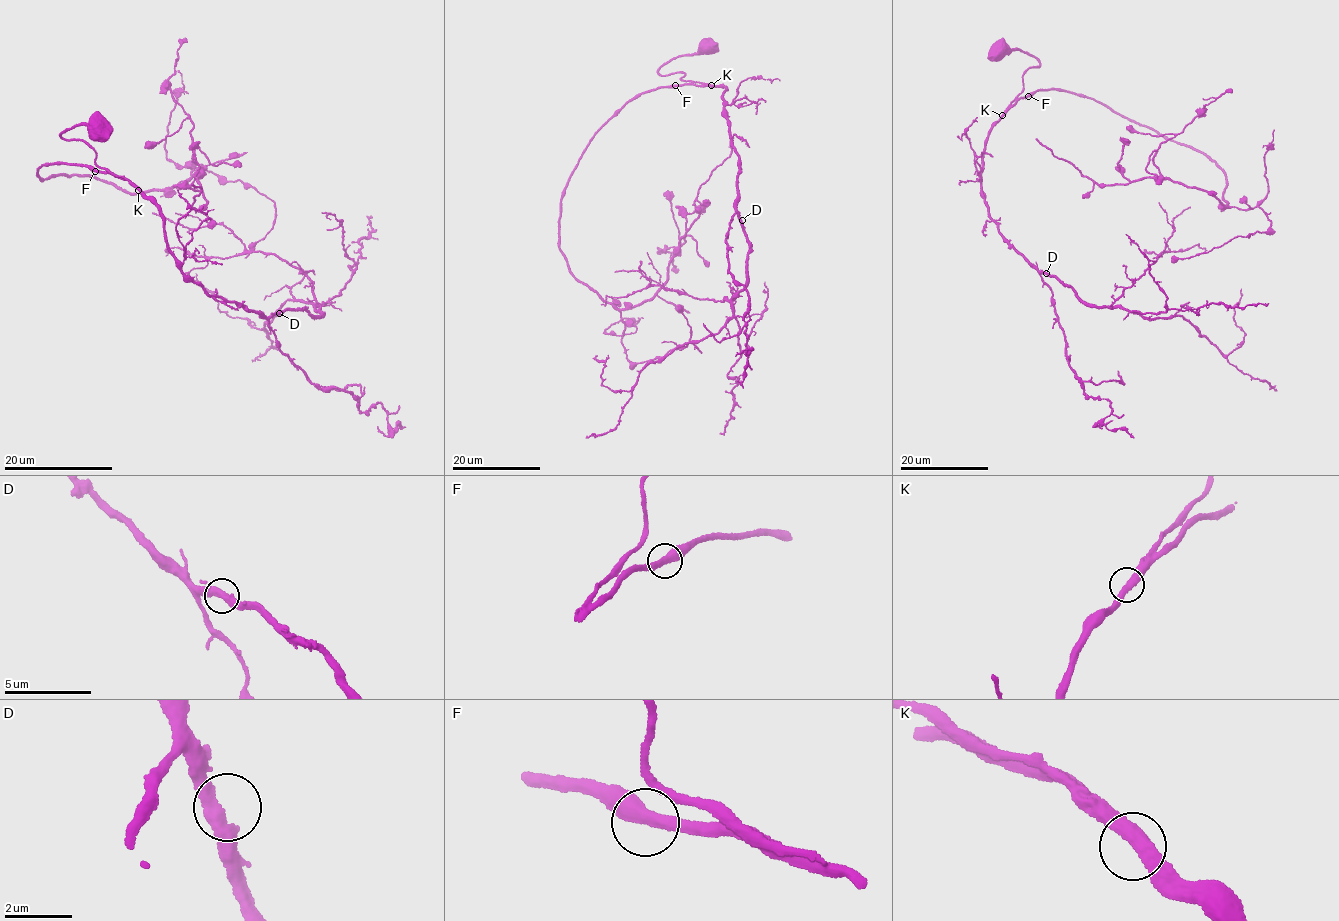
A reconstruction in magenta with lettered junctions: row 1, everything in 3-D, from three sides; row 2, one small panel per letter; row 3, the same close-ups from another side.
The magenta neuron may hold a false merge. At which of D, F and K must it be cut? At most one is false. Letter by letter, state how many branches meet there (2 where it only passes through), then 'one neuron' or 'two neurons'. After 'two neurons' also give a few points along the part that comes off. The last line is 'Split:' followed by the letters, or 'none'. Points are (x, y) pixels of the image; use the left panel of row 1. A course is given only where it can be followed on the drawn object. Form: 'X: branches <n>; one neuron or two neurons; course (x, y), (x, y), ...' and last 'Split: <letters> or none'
D: branches 2; one neuron
F: branches 2; one neuron
K: branches 2; one neuron
Split: none

